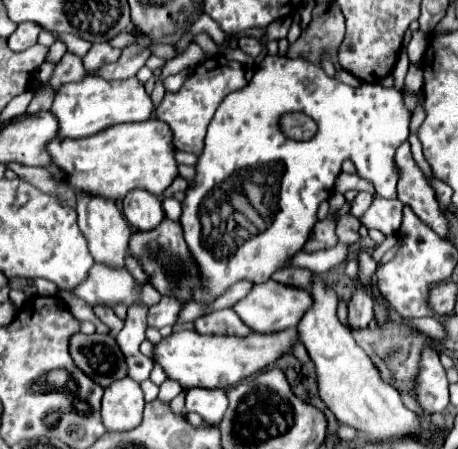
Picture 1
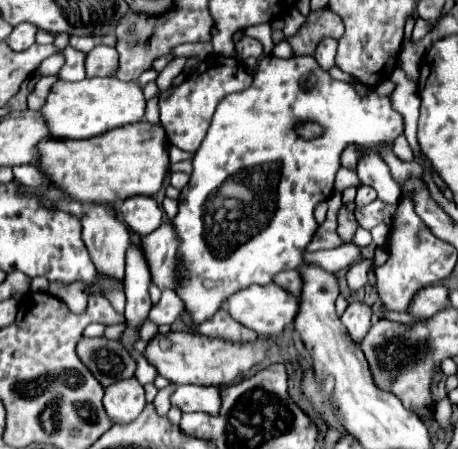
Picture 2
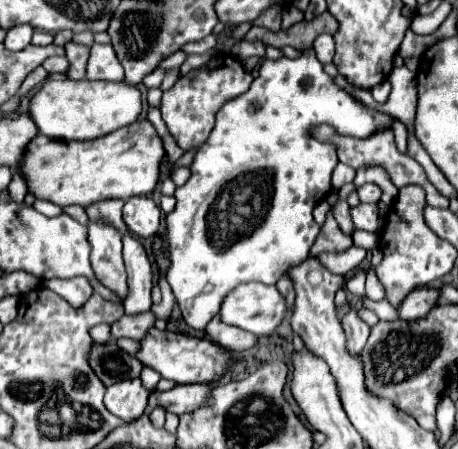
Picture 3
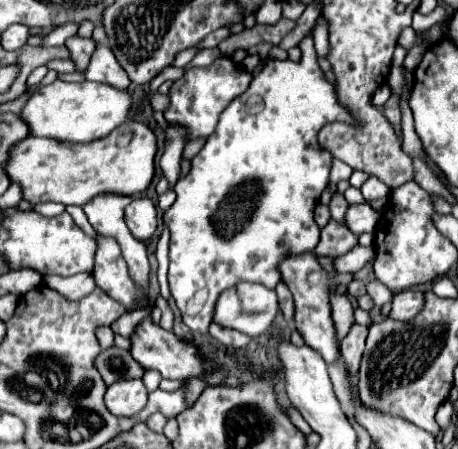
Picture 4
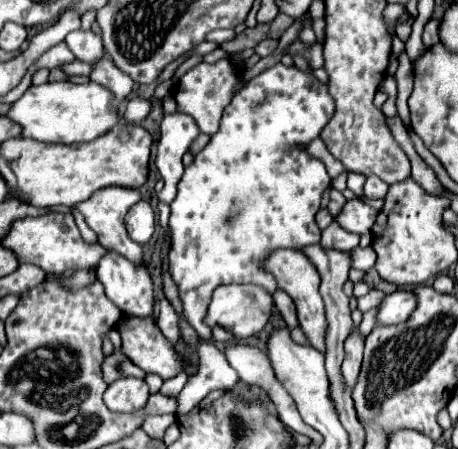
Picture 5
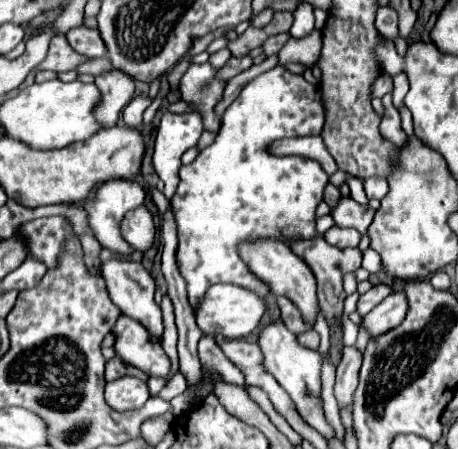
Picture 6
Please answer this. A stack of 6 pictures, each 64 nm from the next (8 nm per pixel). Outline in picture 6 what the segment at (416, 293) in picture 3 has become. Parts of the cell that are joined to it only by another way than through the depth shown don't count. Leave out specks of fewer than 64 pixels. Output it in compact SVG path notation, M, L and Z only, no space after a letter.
M392 292L392 296L384 298L372 312L364 316L364 326L368 328L370 336L378 336L402 324L406 312L408 312L408 298L404 296L404 292Z

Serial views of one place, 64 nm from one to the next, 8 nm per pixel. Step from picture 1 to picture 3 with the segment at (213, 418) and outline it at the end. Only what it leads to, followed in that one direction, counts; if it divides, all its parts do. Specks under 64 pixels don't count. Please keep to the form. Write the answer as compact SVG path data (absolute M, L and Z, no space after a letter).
M186 384L186 386L174 386L168 392L152 392L148 402L148 412L152 412L154 406L164 406L168 412L184 414L194 412L200 408L200 404L208 402L208 394L212 392L210 384Z

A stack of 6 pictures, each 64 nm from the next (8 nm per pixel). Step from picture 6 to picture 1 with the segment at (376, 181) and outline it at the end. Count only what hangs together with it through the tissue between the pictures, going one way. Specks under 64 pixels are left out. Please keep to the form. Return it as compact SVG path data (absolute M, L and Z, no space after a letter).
M360 192L352 202L350 202L350 214L352 216L356 216L356 218L360 218L366 210L368 210L368 206L372 204L372 196L370 194L366 194L366 192Z

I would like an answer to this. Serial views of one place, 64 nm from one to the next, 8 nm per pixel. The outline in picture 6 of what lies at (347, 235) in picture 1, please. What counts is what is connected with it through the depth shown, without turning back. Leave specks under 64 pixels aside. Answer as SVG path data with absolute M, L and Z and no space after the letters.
M328 184L328 186L326 186L326 190L324 190L324 202L326 202L330 208L336 208L336 204L340 202L340 198L342 198L340 190L338 190L336 186Z

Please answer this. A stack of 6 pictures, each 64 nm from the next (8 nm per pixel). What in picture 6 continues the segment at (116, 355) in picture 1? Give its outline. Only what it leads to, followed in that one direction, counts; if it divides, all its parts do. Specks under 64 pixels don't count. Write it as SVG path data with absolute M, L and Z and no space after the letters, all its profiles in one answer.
M114 356L112 360L106 362L106 374L104 374L104 376L106 376L106 382L112 382L112 380L122 378L122 376L136 376L136 378L140 378L140 380L148 380L148 374L144 374L142 370L126 364L126 362L120 360L118 356Z

